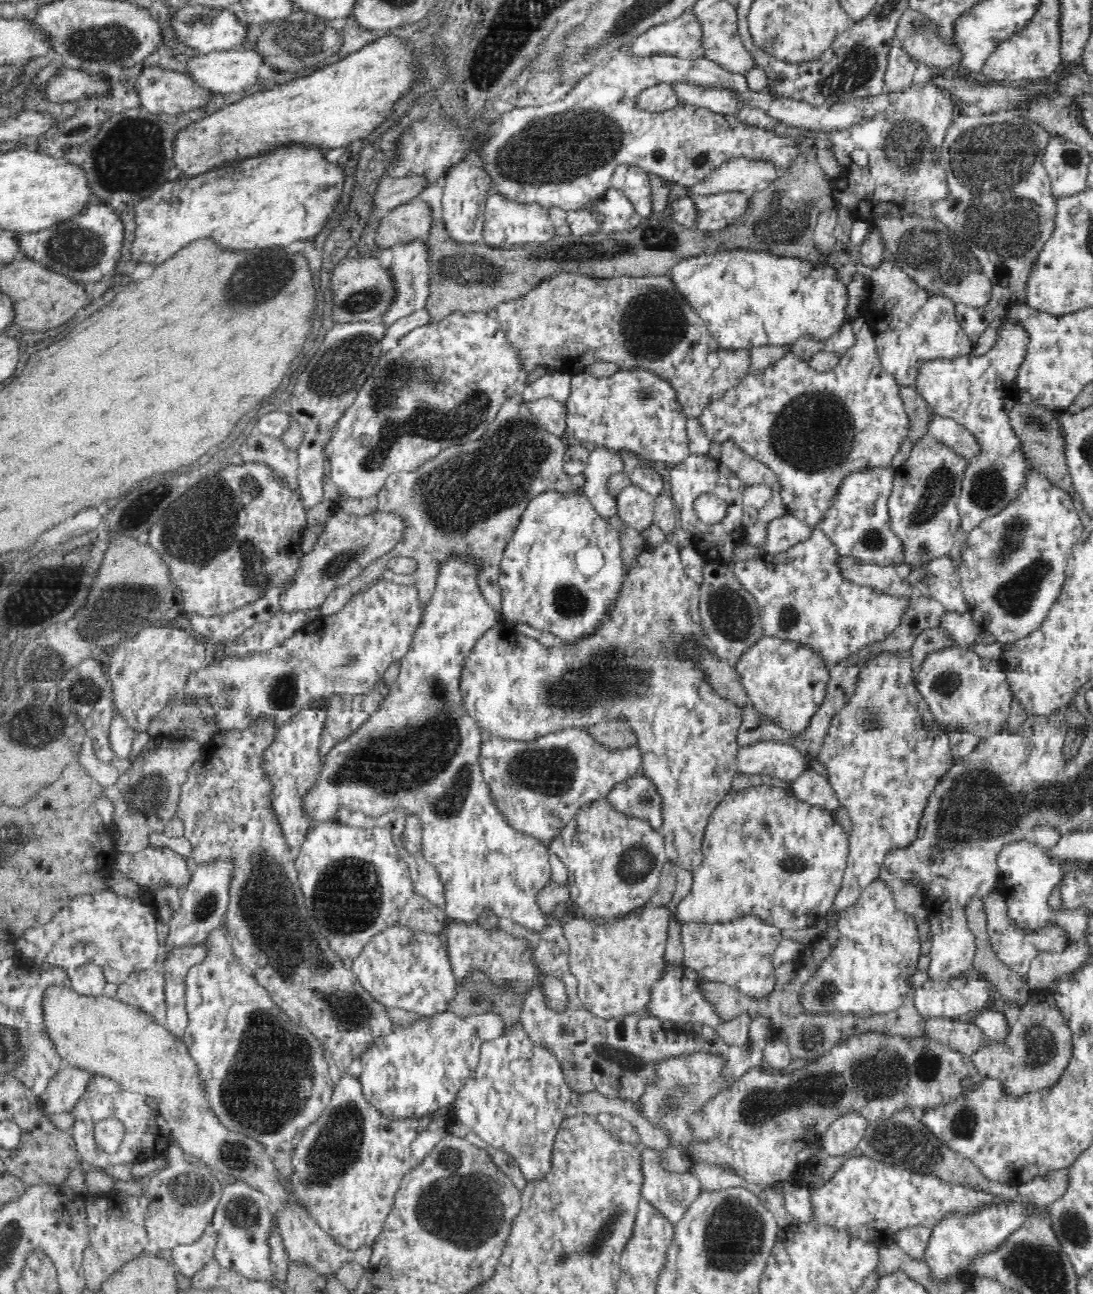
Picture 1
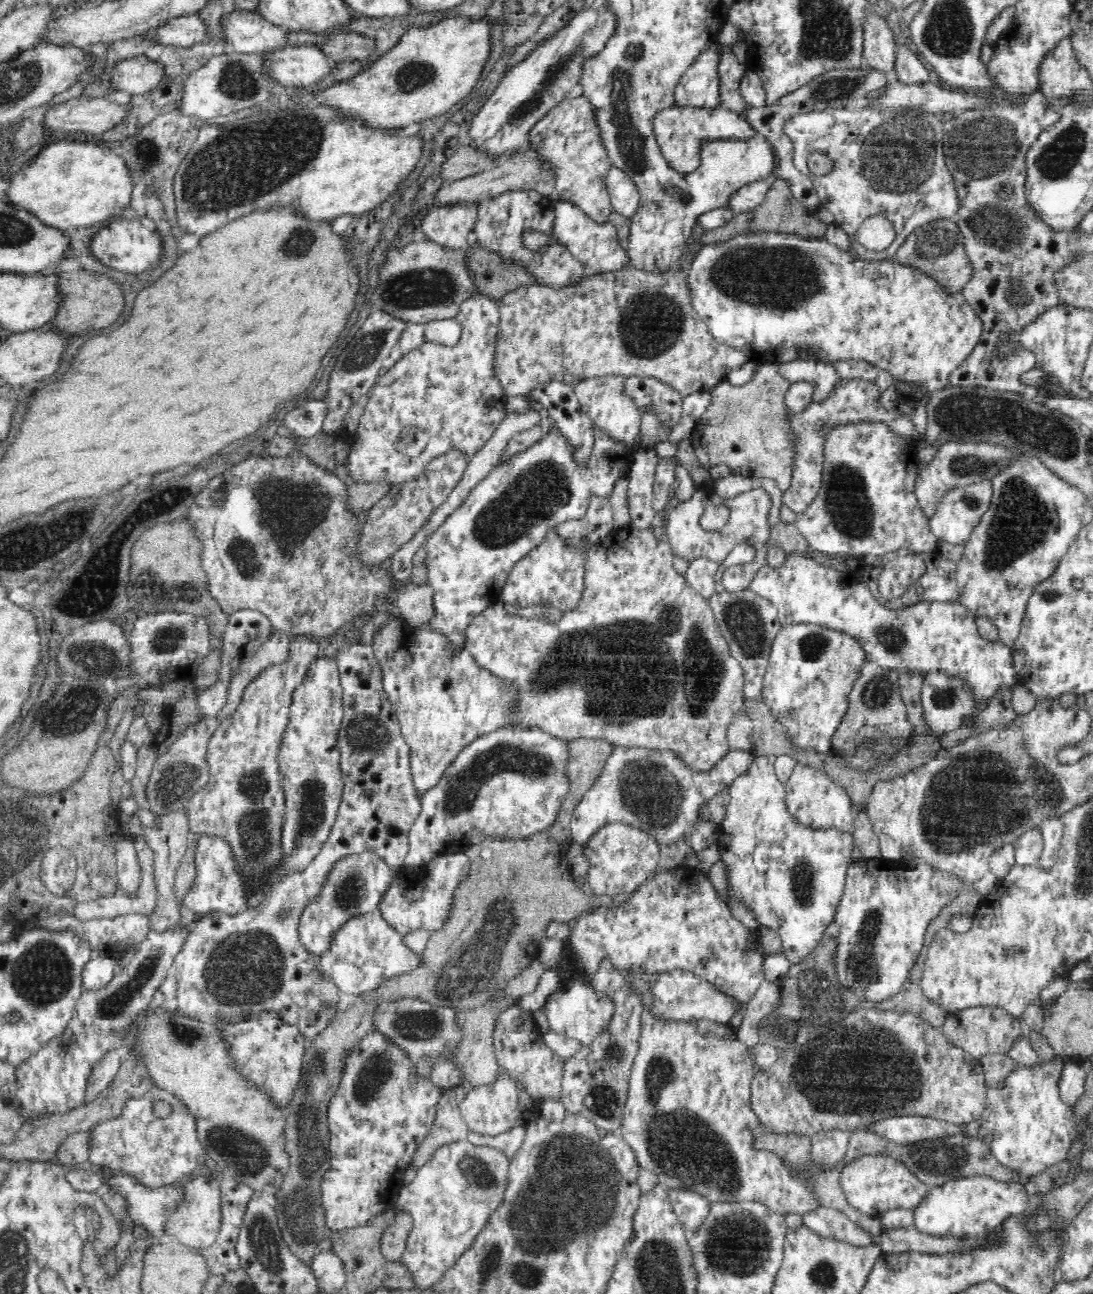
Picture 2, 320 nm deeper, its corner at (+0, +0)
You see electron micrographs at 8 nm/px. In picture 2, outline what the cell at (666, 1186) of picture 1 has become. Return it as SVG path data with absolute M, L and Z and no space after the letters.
M670 1187L666 1190L668 1201L672 1204L675 1215L683 1228L688 1234L696 1230L706 1218L708 1208L710 1208L709 1199L698 1192L685 1190L685 1188Z

